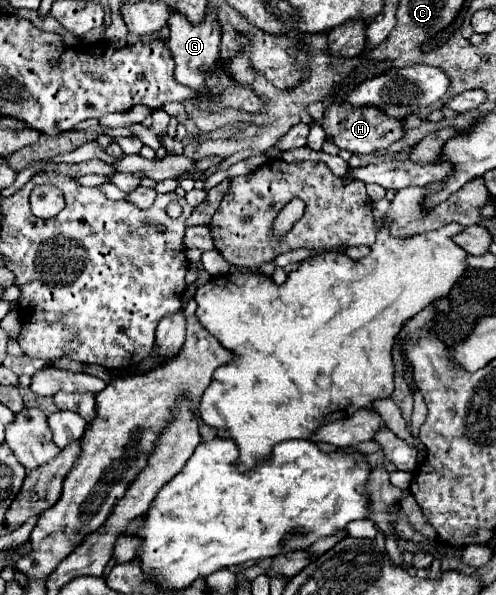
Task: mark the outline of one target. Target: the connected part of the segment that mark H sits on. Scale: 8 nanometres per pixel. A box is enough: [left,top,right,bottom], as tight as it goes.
[326,102,404,154]

